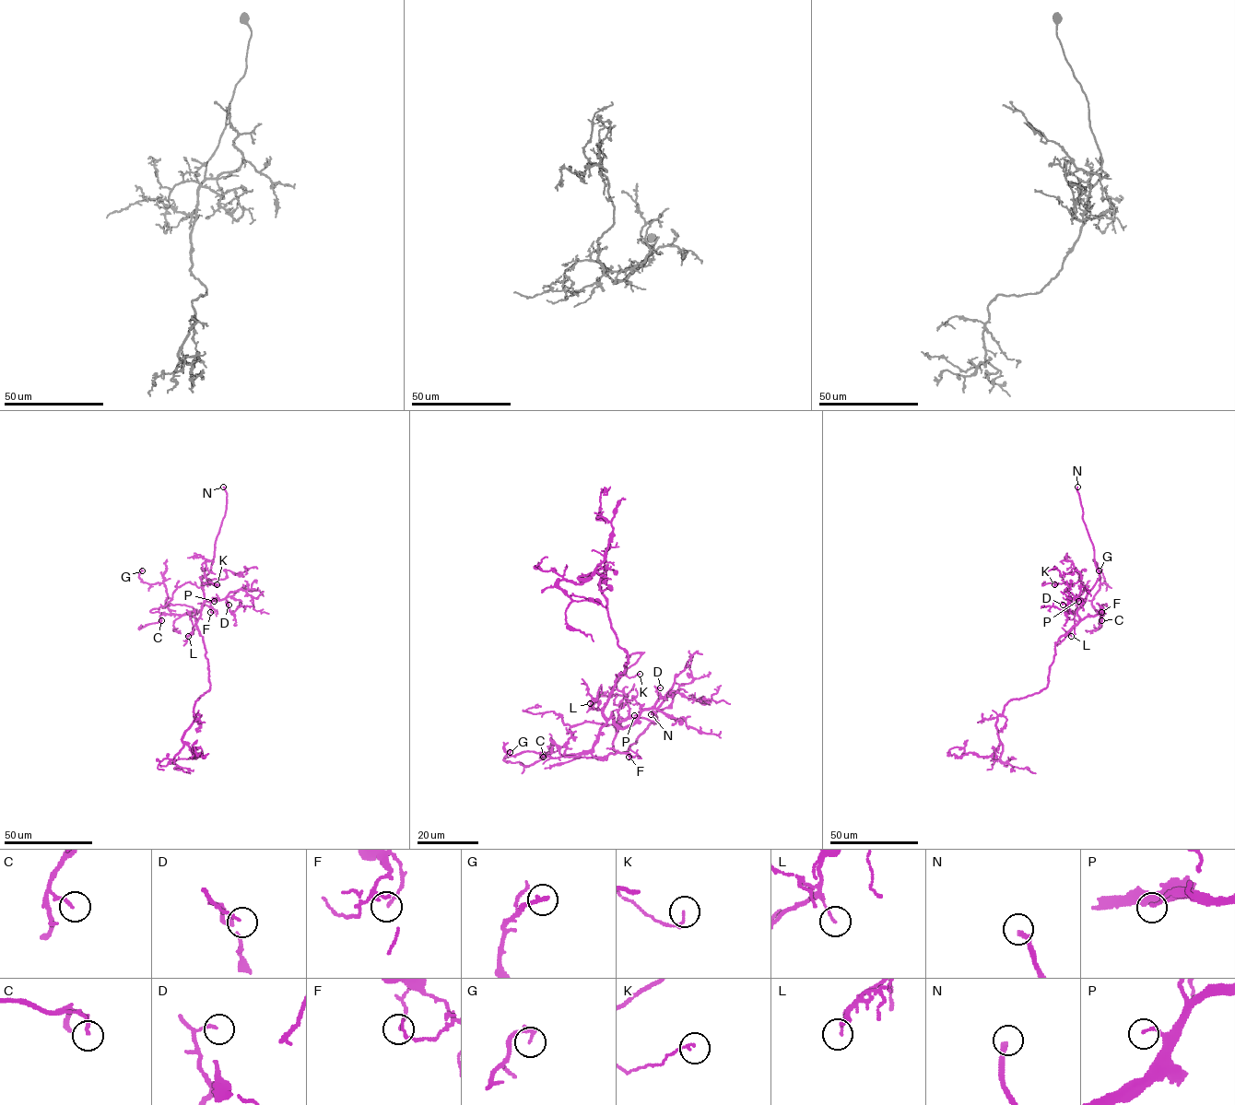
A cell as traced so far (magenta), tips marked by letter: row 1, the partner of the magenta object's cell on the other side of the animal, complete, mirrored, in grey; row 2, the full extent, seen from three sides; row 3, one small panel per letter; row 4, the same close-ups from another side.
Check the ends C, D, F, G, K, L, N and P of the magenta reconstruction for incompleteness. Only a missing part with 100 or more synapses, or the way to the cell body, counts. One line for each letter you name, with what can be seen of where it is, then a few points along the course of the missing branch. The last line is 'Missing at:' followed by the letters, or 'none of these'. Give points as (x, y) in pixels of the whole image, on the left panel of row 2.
N: place (223, 487)
Missing at: N

